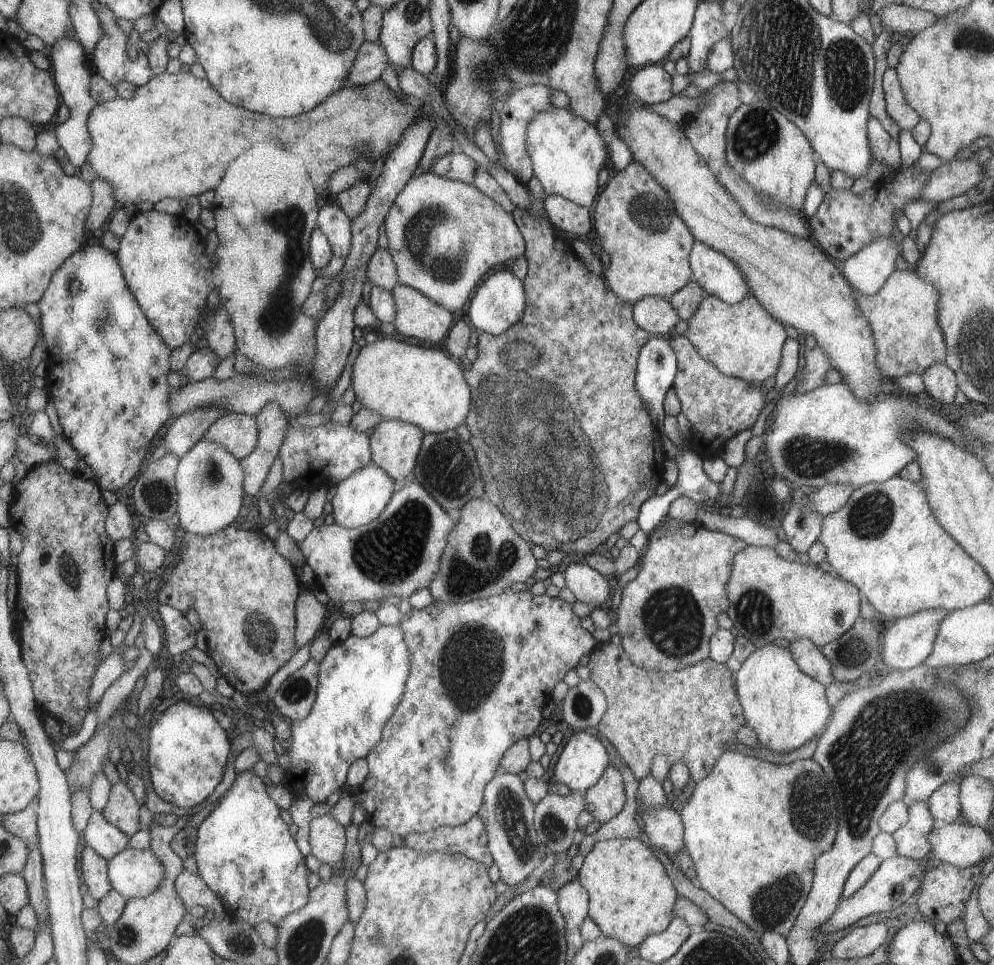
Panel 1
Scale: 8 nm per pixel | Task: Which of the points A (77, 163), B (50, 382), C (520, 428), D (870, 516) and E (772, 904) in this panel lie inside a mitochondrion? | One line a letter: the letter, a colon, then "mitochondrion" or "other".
A: other
B: other
C: mitochondrion
D: mitochondrion
E: mitochondrion

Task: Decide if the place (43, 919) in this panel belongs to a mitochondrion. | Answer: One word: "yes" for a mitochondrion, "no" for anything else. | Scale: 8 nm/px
no

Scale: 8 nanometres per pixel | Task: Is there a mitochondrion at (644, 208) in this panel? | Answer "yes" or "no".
yes

